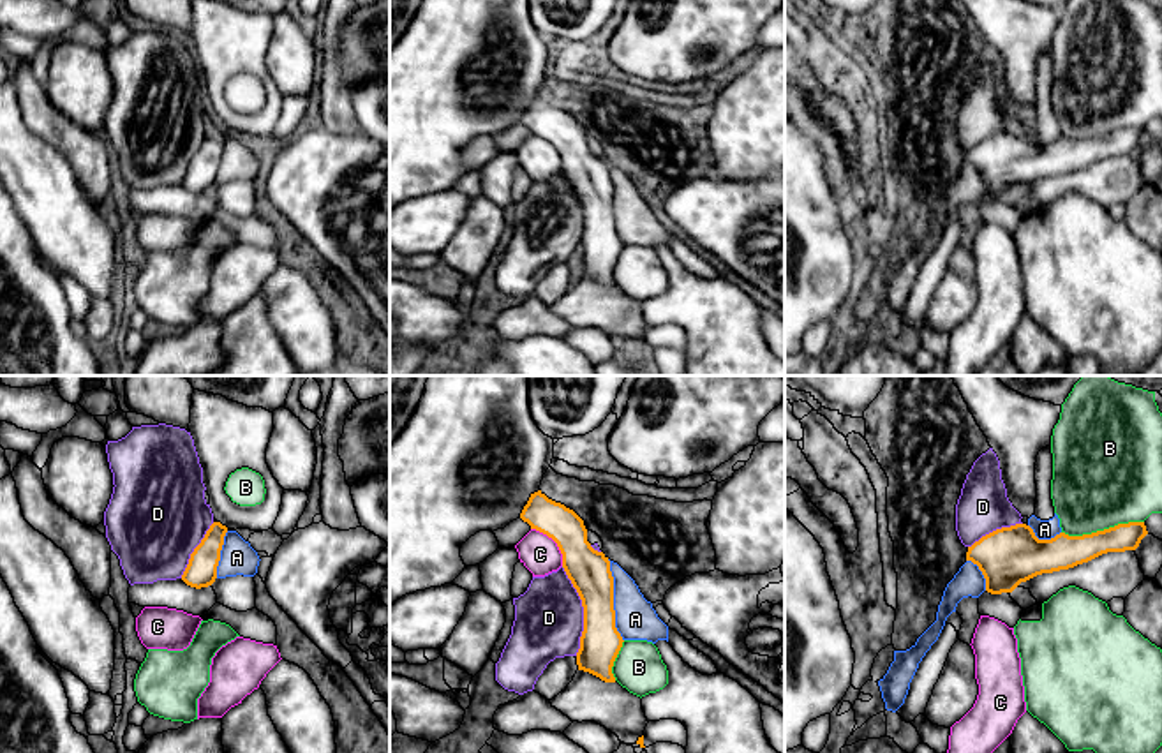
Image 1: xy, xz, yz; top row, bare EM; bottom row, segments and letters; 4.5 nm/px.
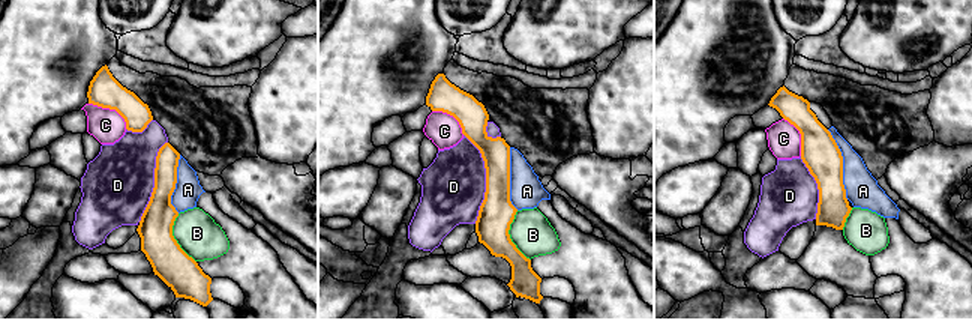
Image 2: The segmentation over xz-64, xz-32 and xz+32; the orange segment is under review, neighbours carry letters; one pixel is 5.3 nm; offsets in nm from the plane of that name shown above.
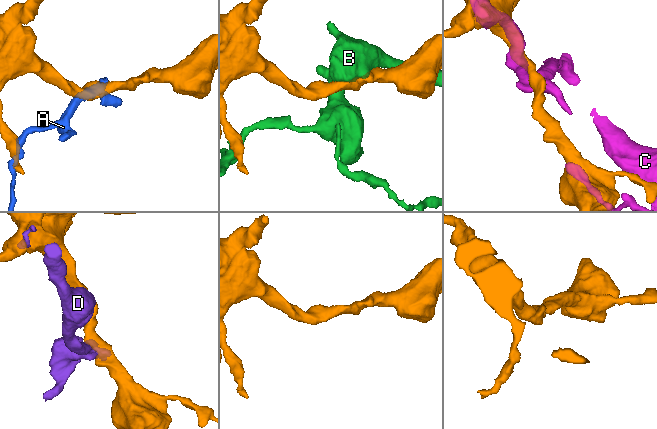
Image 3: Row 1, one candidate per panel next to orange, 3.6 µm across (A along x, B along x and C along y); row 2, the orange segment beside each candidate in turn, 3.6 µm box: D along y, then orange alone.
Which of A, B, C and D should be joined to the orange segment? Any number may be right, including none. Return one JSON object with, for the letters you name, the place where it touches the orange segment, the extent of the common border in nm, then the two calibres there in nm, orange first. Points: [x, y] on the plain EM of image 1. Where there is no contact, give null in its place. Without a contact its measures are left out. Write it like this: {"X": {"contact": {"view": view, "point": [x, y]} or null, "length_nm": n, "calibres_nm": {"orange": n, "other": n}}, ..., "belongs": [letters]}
{"belongs": []}

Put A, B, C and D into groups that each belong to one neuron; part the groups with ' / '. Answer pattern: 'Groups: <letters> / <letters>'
Groups: A / B / C / D

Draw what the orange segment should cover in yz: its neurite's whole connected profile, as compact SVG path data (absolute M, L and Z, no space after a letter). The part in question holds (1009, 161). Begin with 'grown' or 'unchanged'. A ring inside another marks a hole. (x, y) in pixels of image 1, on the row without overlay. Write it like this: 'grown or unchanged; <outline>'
unchanged; M1144 127L1118 129L1083 141L1039 145L1026 129L996 134L972 152L966 166L979 171L991 199L1012 198L1042 178L1069 175L1107 157L1136 155L1148 139Z

